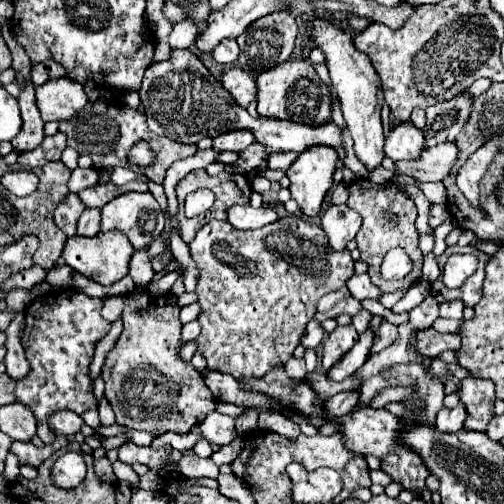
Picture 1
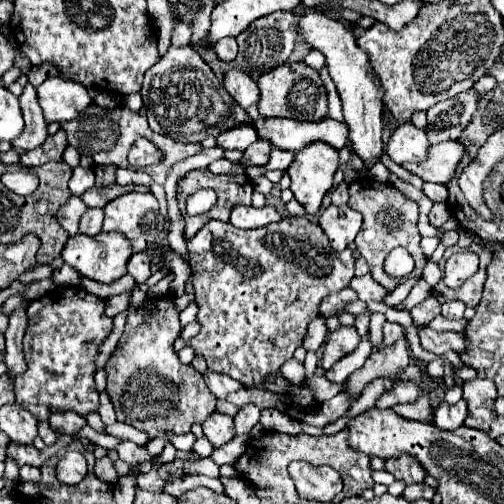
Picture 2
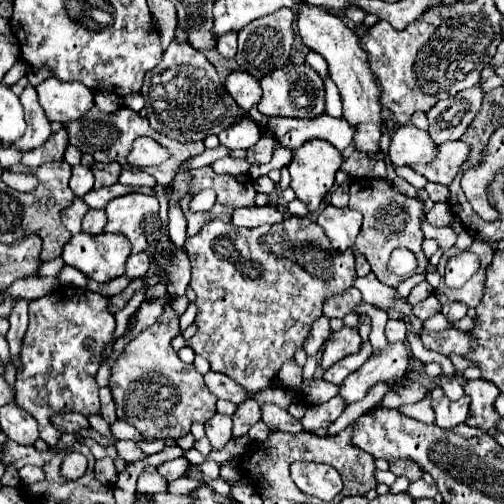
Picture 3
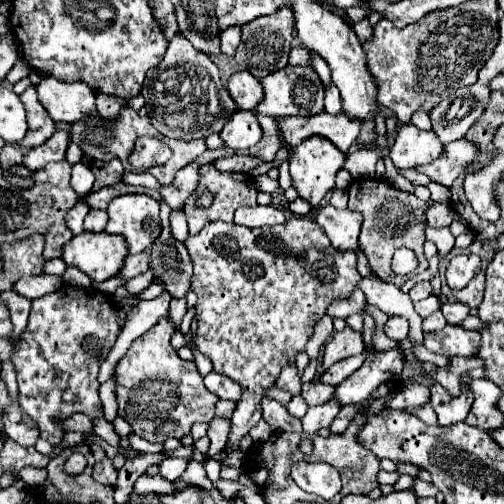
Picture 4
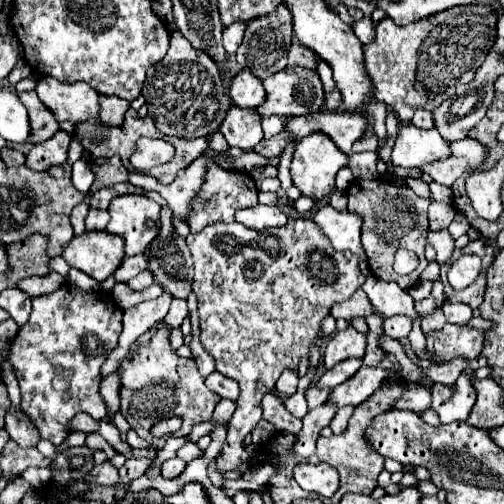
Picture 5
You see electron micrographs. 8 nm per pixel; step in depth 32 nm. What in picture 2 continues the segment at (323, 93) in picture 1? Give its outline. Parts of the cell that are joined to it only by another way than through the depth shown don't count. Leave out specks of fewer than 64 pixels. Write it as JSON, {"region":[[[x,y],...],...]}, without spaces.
{"region":[[[288,62],[272,72],[266,72],[258,78],[260,100],[258,112],[262,116],[276,116],[276,118],[292,118],[292,120],[324,120],[328,118],[328,94],[318,76],[318,72],[304,62]]]}

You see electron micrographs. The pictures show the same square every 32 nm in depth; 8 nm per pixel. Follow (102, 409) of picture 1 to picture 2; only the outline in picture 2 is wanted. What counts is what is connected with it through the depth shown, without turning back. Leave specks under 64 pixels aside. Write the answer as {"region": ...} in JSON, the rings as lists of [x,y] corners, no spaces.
{"region":[[[106,392],[100,394],[98,414],[100,414],[100,418],[102,418],[104,424],[114,424],[114,408],[112,408],[112,402],[110,402],[110,398],[108,398]]]}

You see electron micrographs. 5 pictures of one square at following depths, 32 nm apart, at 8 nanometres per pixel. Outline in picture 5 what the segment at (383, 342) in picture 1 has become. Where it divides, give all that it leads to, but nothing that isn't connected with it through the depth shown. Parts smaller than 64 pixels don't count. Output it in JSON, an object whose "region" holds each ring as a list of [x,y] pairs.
{"region":[[[392,316],[386,318],[384,322],[384,334],[394,340],[406,338],[410,334],[410,328],[412,328],[412,320],[408,316]]]}

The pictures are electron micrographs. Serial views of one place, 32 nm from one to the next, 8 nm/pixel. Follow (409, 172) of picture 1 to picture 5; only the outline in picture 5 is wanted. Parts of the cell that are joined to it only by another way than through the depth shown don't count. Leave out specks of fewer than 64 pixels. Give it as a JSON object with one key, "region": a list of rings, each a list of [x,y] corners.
{"region":[[[464,138],[450,144],[448,160],[436,160],[420,170],[430,174],[434,182],[452,186],[464,172],[478,170],[482,166],[484,156],[486,156],[486,148],[480,142],[472,138]]]}

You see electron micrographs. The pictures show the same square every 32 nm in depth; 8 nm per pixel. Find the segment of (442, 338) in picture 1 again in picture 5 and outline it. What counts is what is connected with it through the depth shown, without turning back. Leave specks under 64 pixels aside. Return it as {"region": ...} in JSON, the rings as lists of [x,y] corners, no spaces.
{"region":[[[446,324],[442,330],[426,334],[426,350],[436,354],[444,362],[452,358],[476,358],[482,352],[484,330],[472,330],[466,326]]]}

